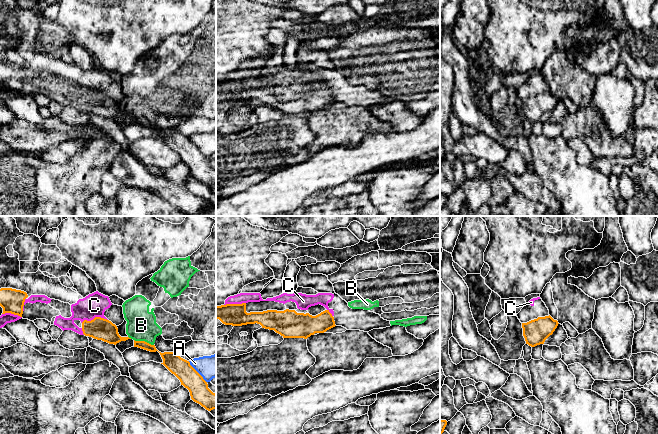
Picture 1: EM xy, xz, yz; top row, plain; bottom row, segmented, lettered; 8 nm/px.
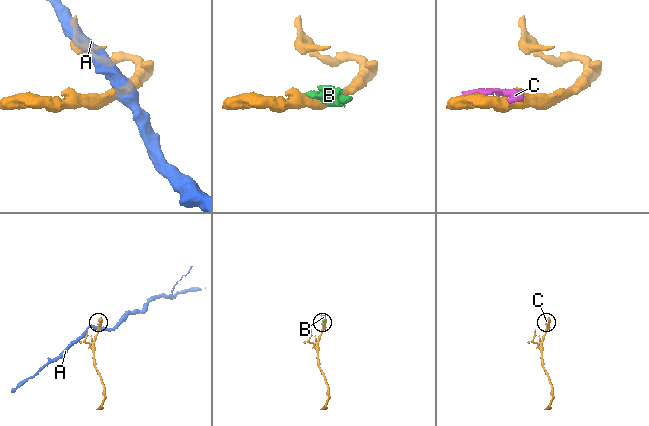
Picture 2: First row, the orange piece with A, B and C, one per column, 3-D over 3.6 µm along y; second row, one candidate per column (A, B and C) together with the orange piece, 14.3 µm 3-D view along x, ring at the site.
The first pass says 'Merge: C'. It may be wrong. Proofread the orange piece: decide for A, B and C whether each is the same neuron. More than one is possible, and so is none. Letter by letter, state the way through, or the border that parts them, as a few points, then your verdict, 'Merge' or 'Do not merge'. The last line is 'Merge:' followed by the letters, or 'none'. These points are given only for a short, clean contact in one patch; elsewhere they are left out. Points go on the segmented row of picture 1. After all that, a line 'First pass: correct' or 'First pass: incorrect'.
A: Do not merge
B: Boundary: xy (134, 339), (146, 341), (153, 345). Do not merge
C: Boundary: xy (107, 319), (94, 317), (81, 322). Do not merge
Merge: none
First pass: incorrect

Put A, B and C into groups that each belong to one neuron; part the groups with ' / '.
A / B / C

